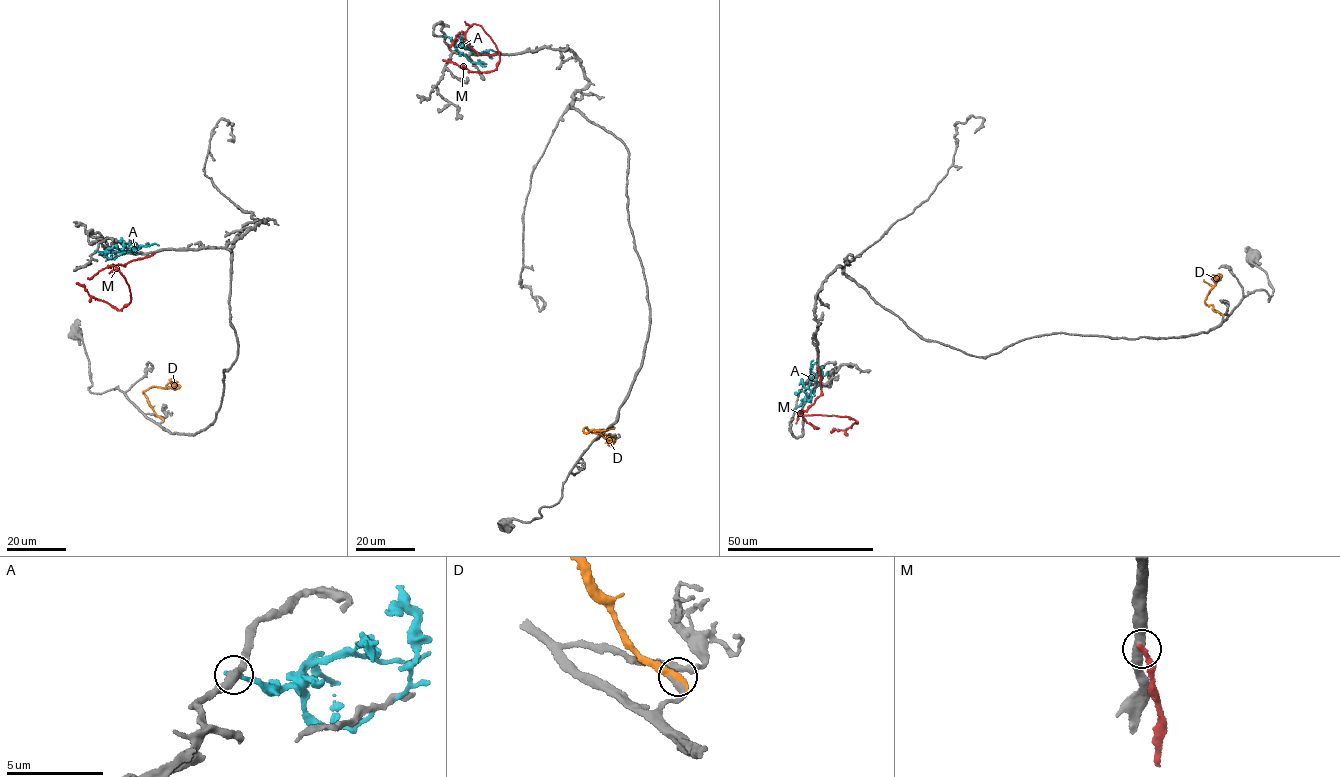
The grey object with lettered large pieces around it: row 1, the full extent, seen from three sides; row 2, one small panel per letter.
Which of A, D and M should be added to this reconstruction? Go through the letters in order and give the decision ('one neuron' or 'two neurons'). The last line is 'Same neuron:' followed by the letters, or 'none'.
A: two neurons
D: one neuron
M: two neurons
Same neuron: D

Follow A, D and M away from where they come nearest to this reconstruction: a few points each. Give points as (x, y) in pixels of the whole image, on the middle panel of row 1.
A: (444, 36), (451, 38), (455, 46), (473, 52), (483, 53), (491, 49), (501, 52)
D: (612, 428), (586, 433), (583, 429), (602, 434), (609, 445), (613, 445)
M: (500, 53), (479, 54), (470, 48), (465, 32), (474, 24), (495, 45), (497, 68), (468, 70), (442, 59)

